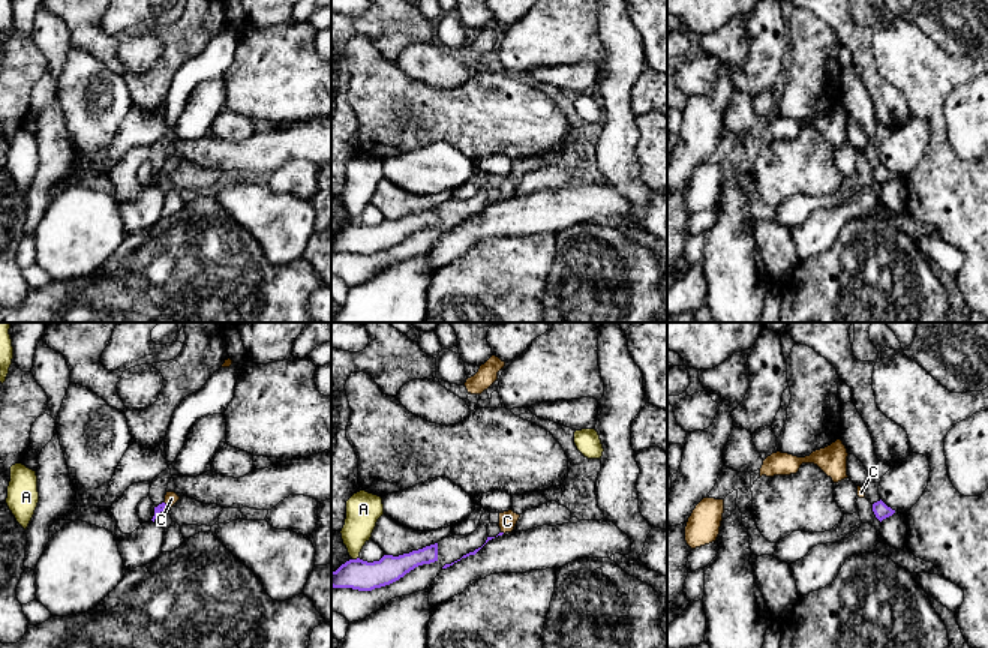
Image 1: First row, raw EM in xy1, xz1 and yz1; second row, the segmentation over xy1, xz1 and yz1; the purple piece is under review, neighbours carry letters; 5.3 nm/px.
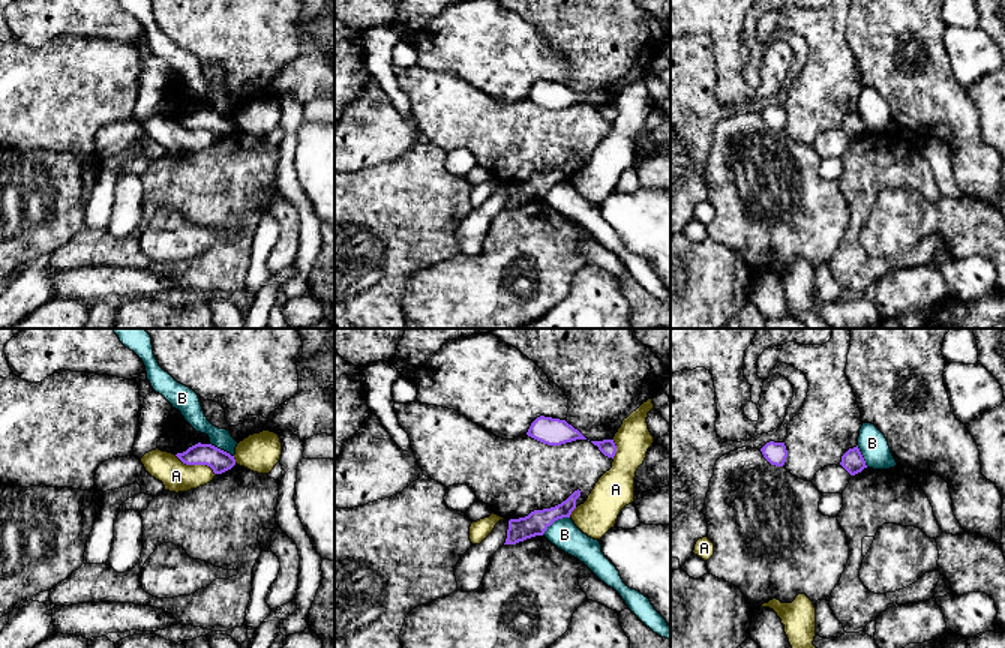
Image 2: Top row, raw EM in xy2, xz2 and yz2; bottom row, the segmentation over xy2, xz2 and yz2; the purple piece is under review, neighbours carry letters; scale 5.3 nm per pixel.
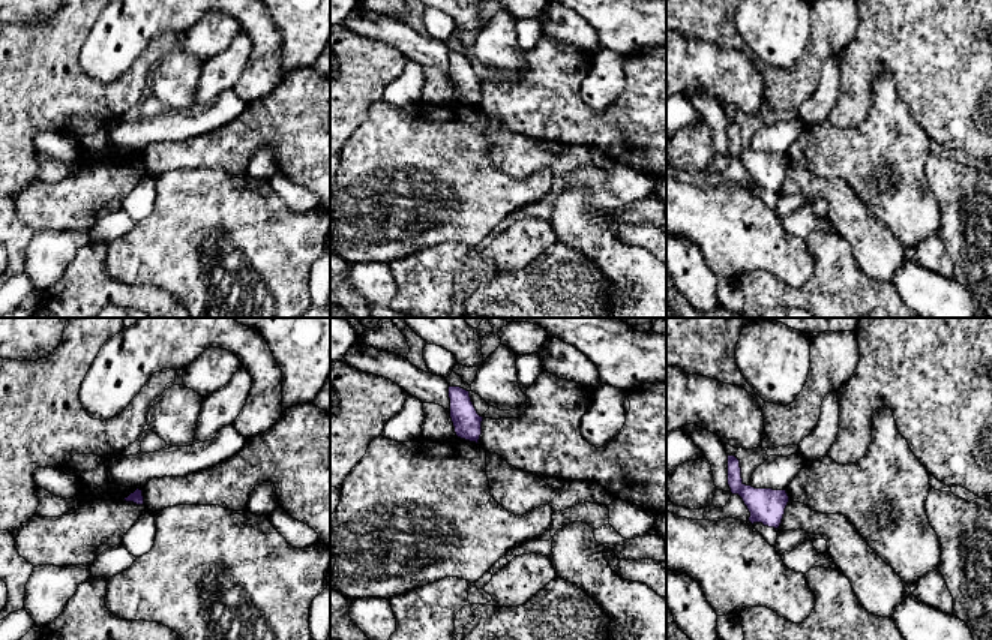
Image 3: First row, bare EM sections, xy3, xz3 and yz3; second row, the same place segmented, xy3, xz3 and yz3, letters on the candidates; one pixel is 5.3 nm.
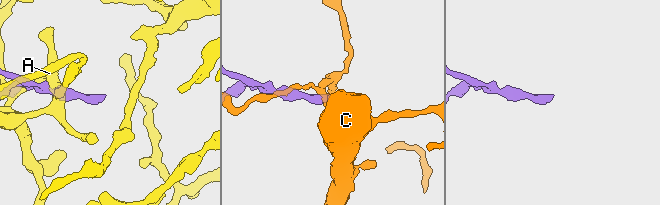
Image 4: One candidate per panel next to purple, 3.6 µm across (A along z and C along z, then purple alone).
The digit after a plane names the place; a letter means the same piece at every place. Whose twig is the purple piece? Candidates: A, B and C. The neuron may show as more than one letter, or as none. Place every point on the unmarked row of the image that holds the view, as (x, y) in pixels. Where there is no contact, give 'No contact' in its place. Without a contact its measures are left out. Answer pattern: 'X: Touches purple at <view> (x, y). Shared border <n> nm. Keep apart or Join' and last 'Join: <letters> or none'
A: Touches purple at xy2 (195, 128). Shared border 240 nm. Keep apart
B: Touches purple at xz2 (555, 183). Shared border 180 nm. Keep apart
C: Touches purple at xy1 (167, 170). Shared border 50 nm. Join
Join: C

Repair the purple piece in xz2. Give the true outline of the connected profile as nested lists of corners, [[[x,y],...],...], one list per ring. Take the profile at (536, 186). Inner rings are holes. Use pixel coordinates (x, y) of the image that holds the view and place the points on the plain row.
[[[578,153],[555,171],[534,174],[525,182],[510,183],[504,208],[516,208],[526,202],[543,200],[555,184],[570,182],[572,176],[576,172],[576,164],[579,160],[580,154]]]

